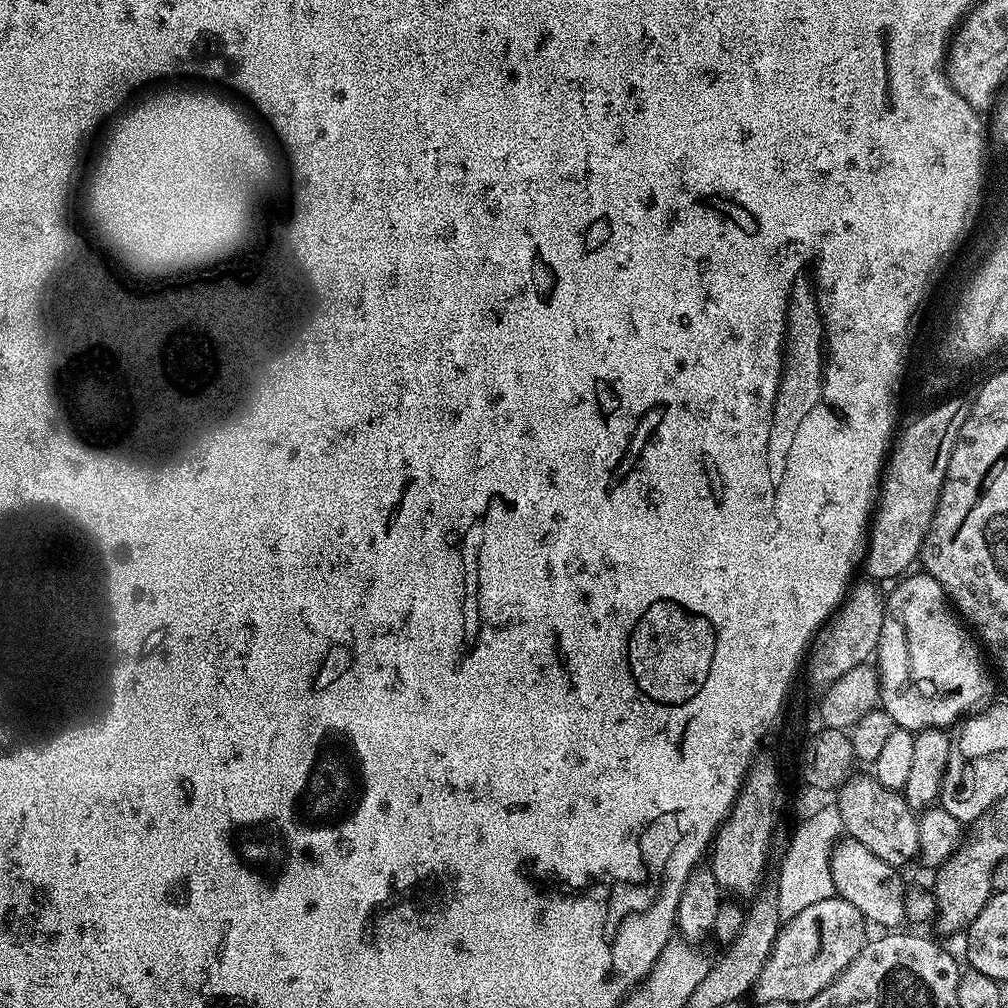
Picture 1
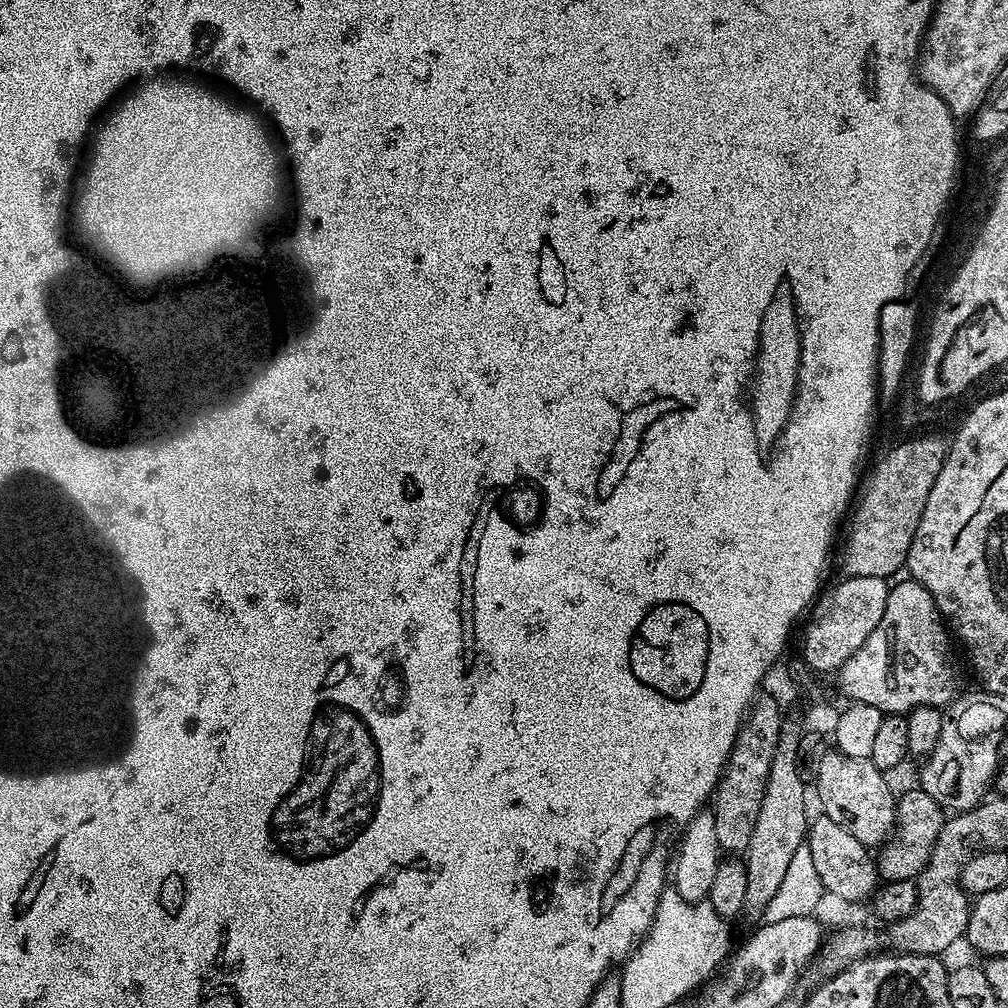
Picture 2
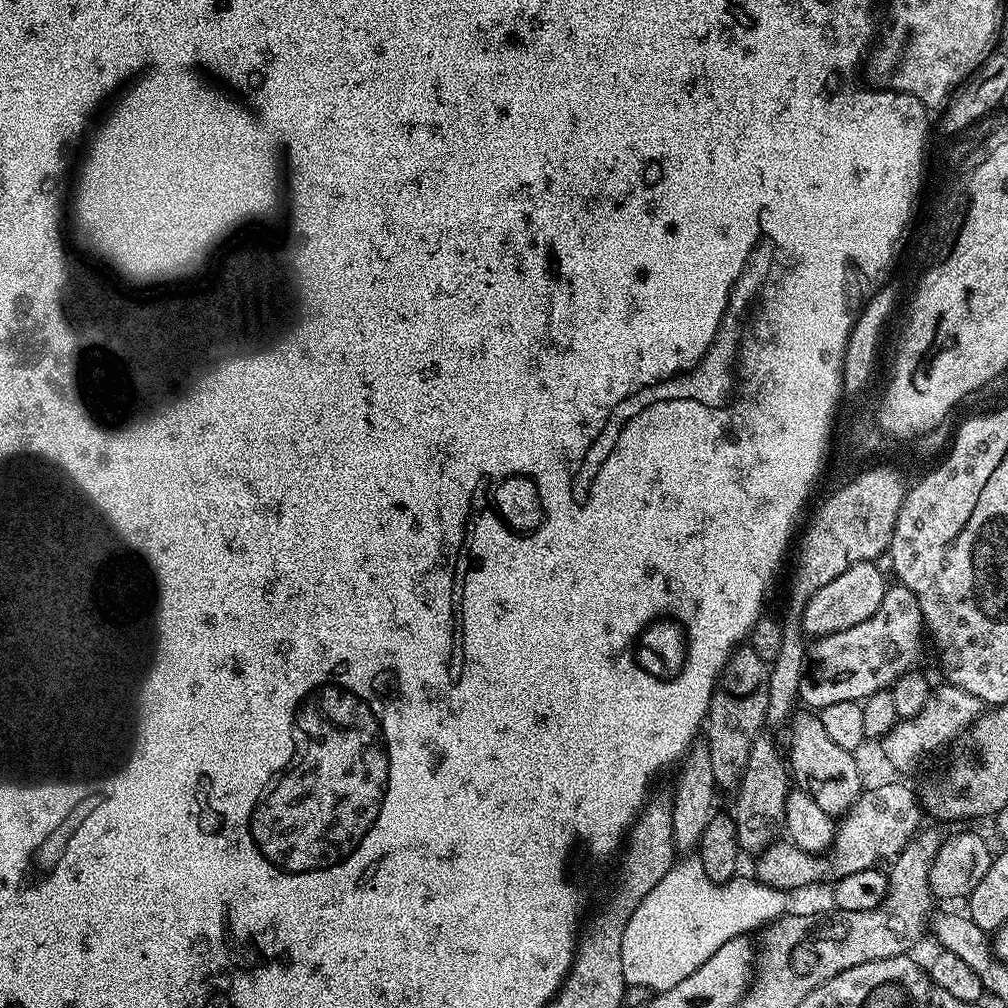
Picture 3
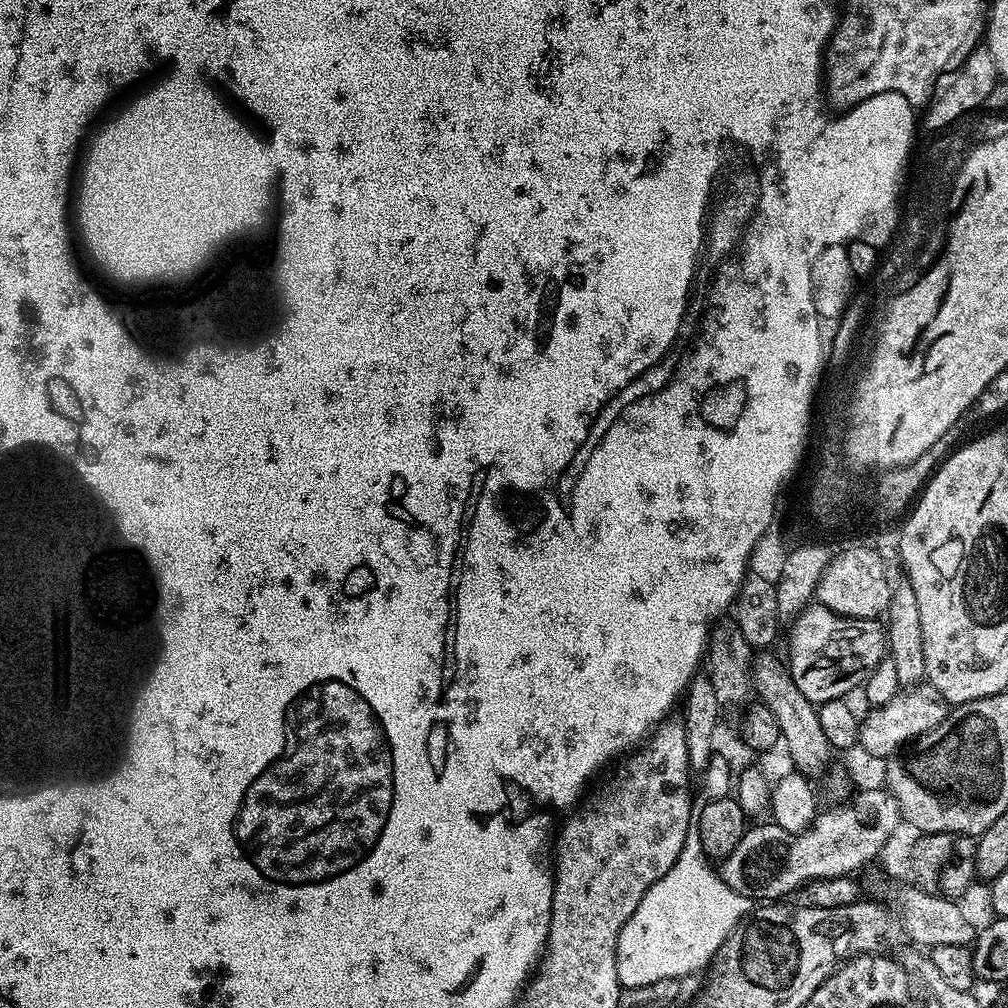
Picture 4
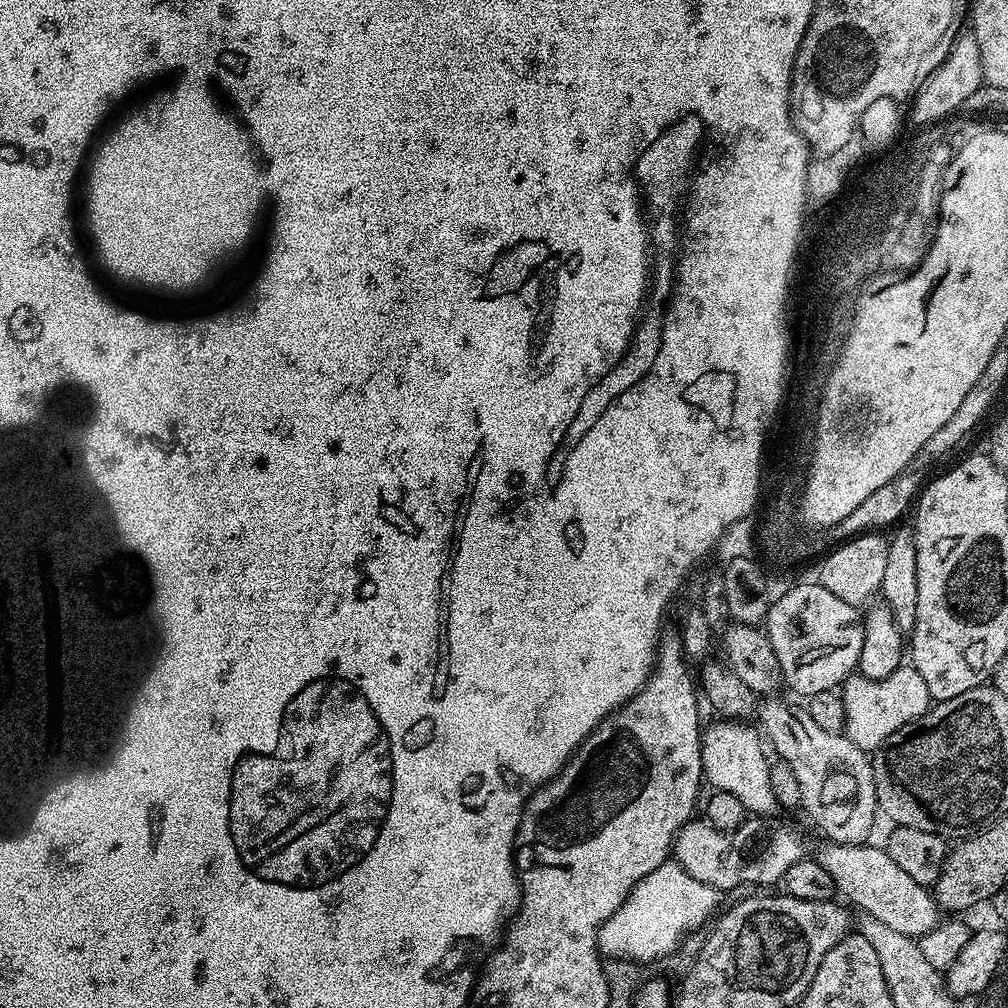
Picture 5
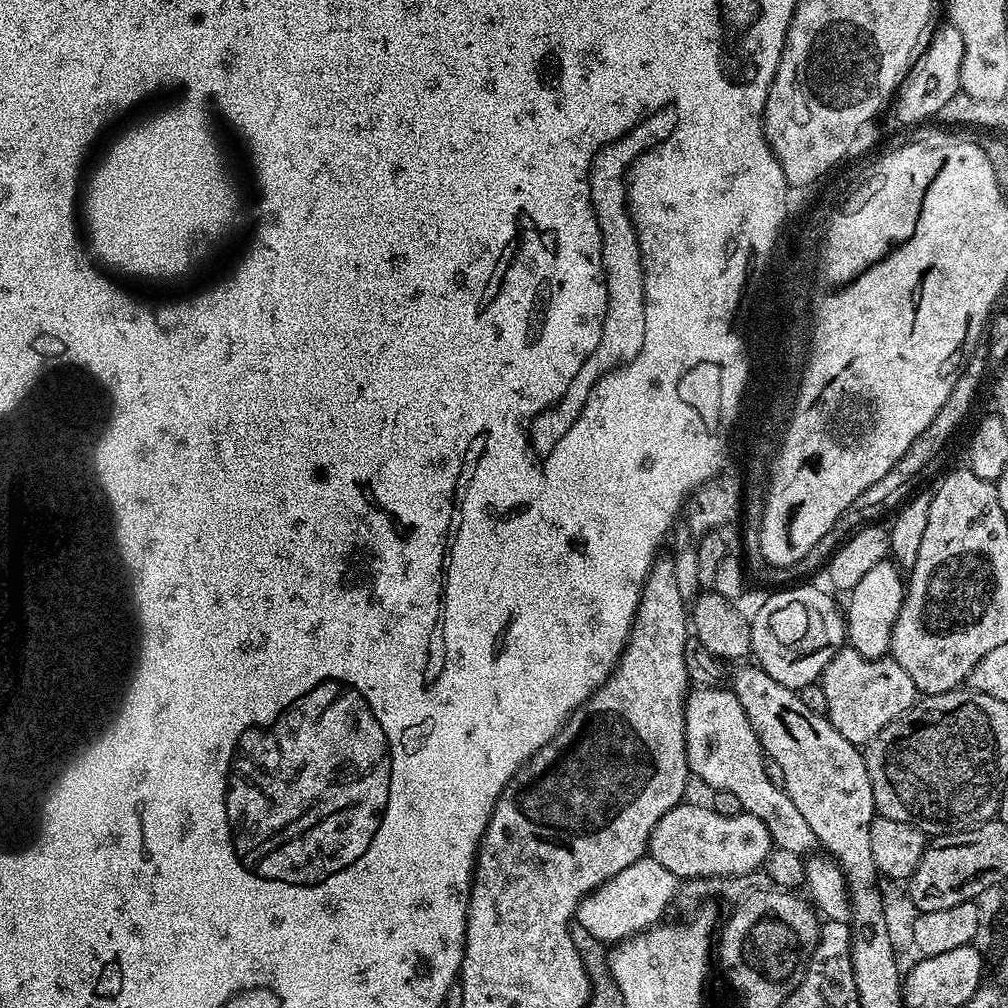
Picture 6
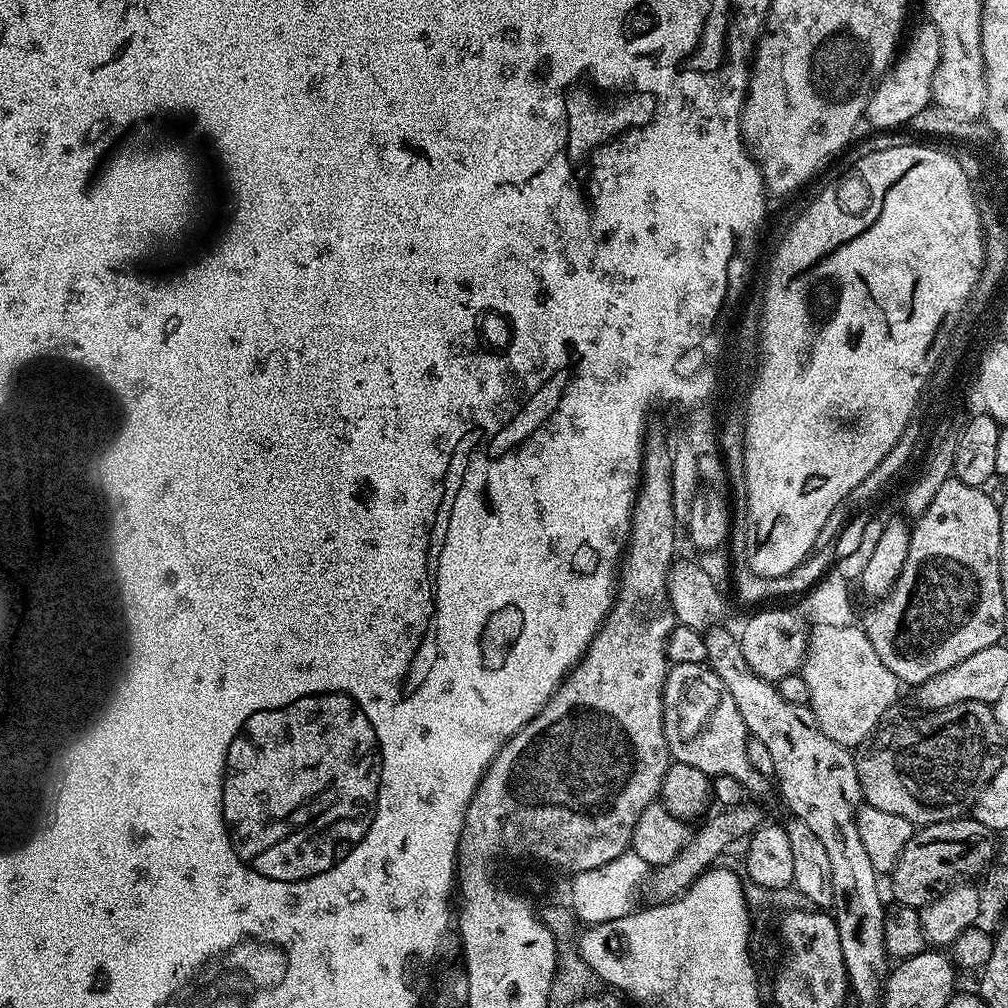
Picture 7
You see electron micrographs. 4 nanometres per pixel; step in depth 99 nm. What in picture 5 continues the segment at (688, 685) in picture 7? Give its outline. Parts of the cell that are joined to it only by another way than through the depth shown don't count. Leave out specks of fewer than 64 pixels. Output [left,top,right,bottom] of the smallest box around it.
[700,719,942,938]

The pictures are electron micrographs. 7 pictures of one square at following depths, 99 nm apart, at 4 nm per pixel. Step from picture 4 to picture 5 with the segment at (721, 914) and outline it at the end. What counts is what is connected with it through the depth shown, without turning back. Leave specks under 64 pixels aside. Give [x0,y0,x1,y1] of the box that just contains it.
[596,862,717,966]

